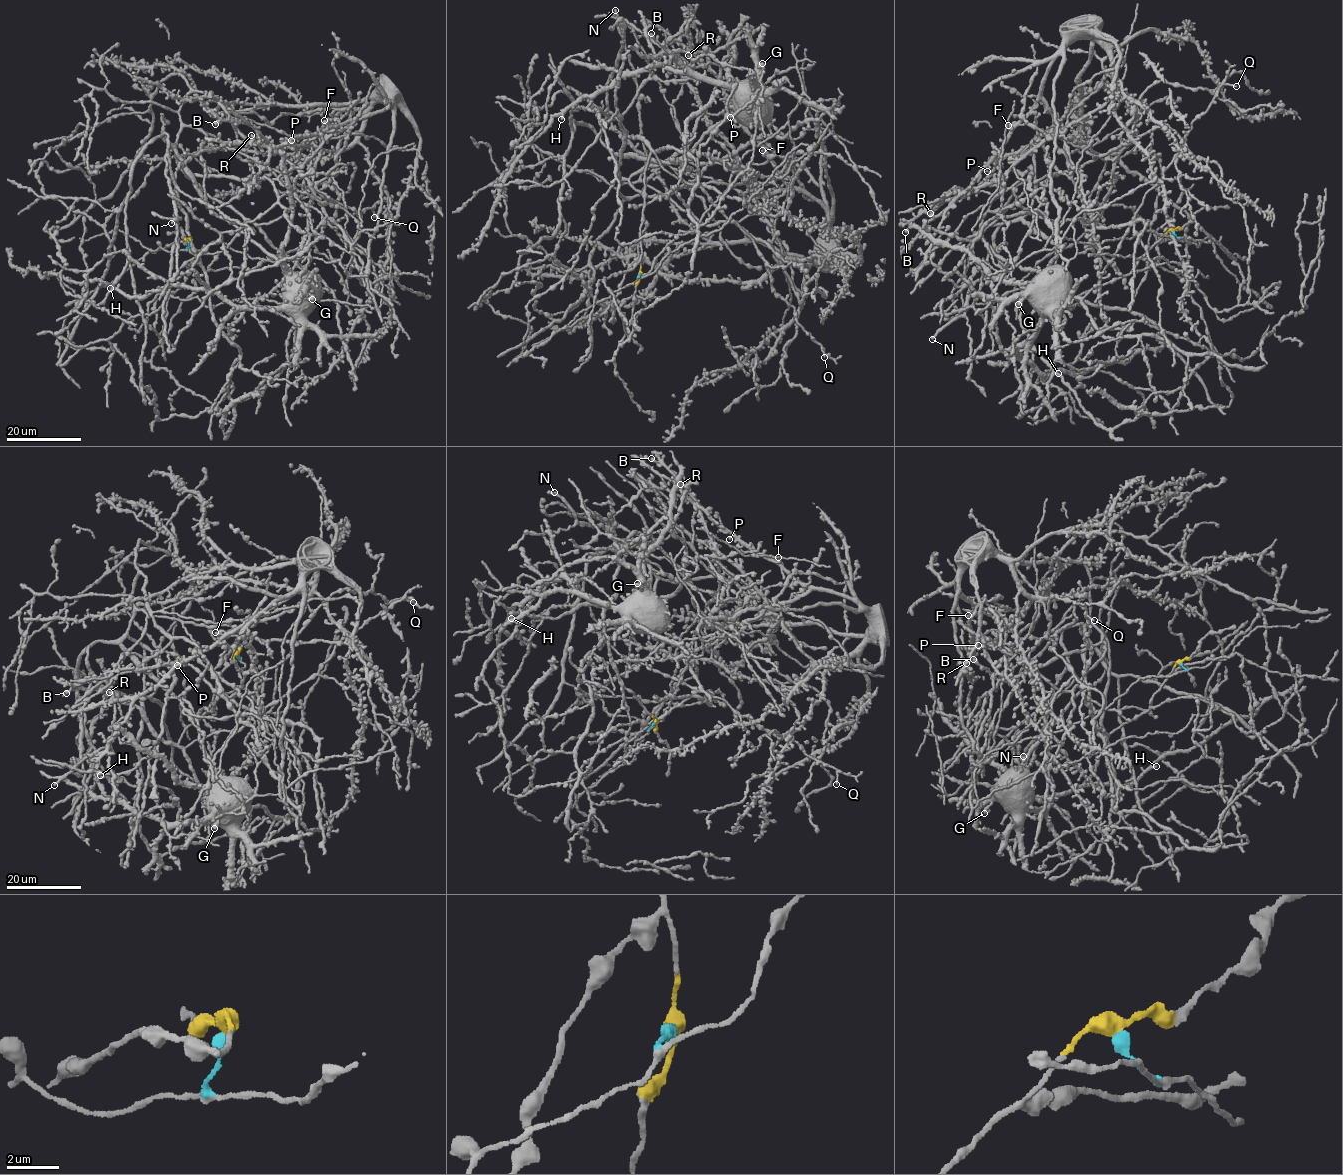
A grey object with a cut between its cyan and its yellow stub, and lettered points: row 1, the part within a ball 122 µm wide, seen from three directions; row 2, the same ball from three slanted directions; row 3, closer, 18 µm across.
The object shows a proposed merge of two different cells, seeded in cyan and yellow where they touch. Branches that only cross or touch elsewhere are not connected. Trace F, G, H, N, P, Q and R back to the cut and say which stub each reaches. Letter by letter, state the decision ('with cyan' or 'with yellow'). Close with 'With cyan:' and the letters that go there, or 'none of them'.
F: with cyan
G: with yellow
H: with yellow
N: with yellow
P: with cyan
Q: with yellow
R: with cyan
With cyan: F, P, R

